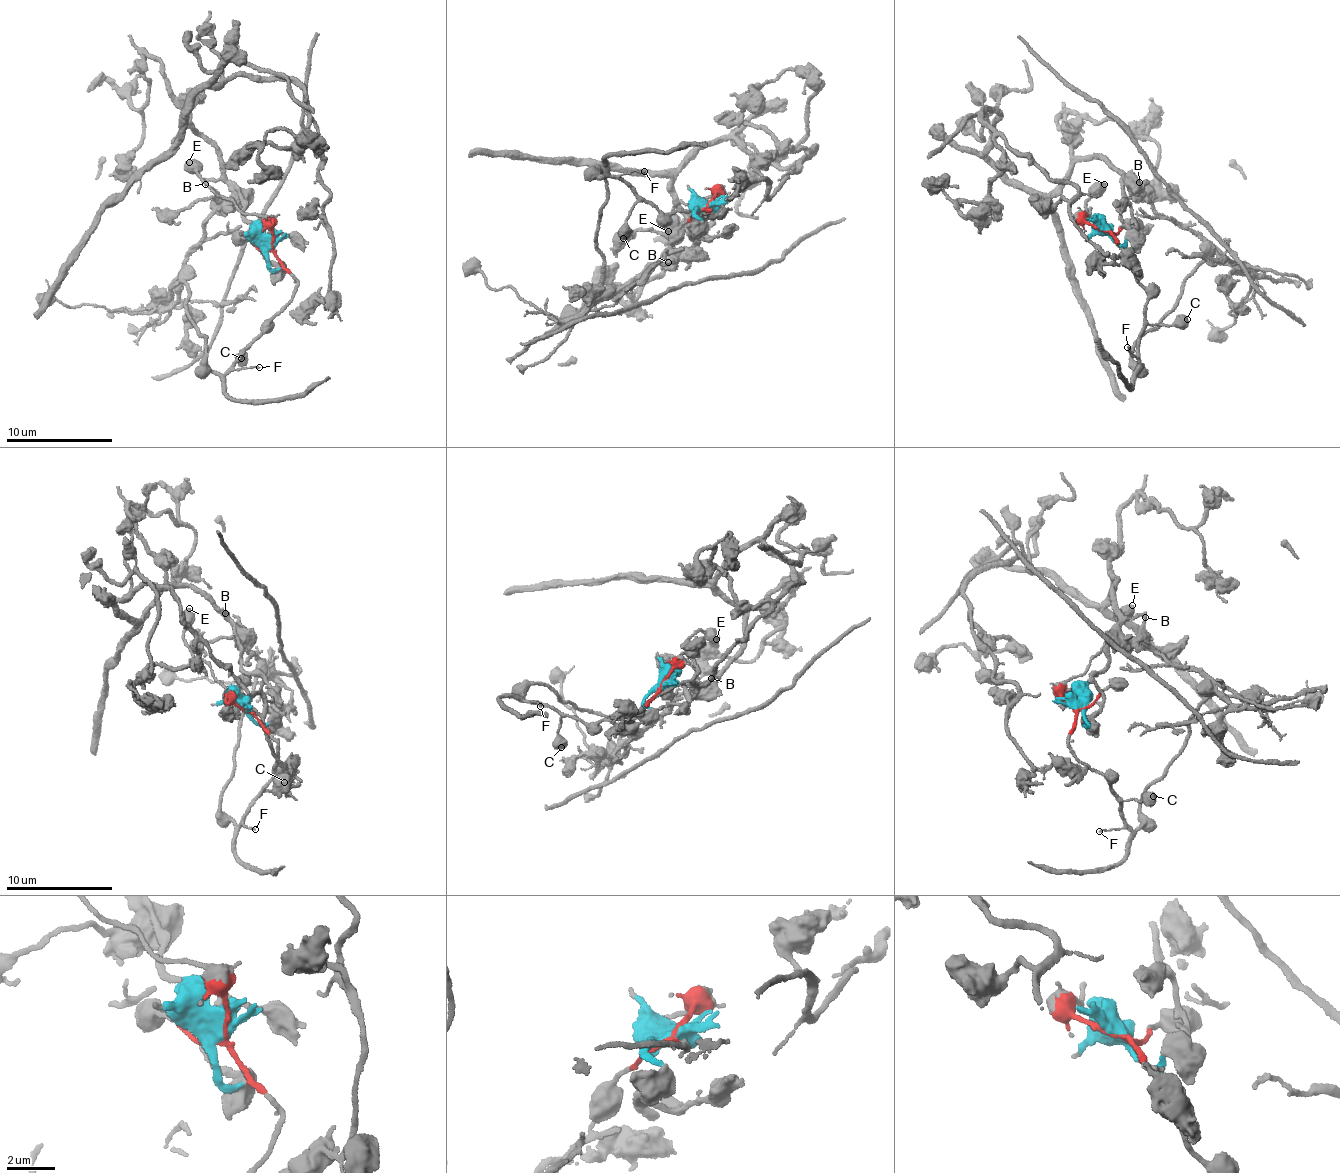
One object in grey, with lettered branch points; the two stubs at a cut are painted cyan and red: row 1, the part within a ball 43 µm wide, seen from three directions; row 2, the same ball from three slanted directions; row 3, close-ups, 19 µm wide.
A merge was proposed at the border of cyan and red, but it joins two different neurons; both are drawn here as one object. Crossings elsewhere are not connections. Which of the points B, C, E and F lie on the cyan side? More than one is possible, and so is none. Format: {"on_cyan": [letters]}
{"on_cyan": ["B"]}

